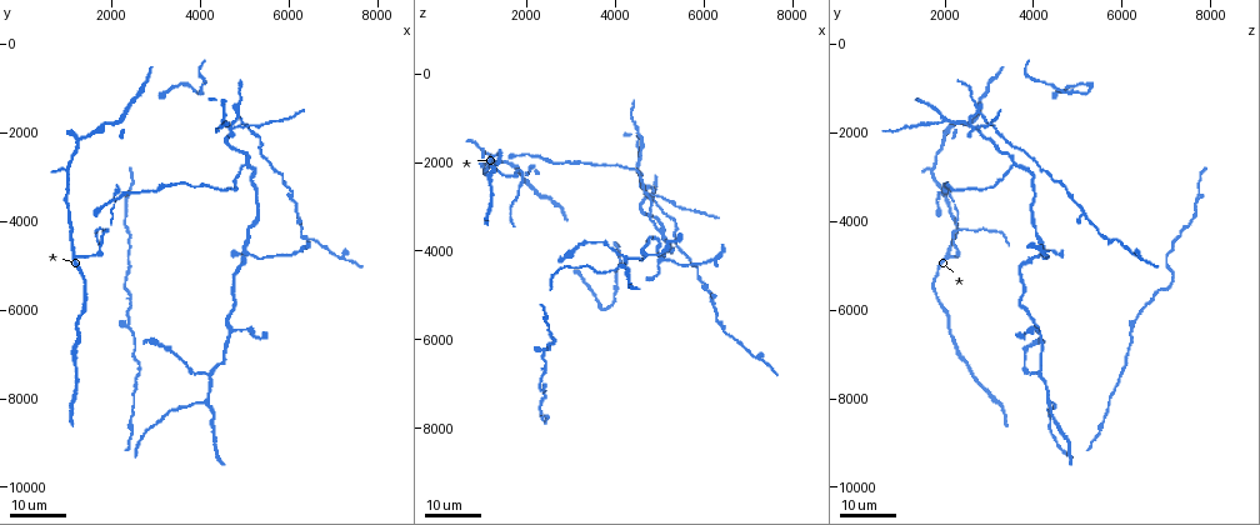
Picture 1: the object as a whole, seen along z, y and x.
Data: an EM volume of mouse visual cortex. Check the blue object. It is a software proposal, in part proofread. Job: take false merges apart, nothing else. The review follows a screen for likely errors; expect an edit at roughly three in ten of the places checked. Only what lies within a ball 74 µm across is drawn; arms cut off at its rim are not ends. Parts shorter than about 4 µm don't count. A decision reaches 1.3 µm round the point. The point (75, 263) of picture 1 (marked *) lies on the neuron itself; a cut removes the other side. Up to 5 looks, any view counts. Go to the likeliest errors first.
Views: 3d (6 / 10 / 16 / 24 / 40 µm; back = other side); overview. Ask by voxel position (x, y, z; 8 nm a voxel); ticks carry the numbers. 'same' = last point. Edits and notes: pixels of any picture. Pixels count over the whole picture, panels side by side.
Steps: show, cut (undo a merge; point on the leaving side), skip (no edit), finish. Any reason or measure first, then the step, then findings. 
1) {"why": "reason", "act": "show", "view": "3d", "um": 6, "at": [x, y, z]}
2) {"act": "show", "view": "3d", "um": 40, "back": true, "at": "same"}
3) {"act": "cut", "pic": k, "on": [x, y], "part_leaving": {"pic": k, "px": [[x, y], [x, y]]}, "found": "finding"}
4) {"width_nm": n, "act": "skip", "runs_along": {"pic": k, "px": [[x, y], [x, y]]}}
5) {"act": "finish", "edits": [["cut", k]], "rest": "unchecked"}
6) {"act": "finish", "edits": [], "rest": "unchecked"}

{"why": "four or more arms meet", "act": "show", "view": "3d", "um": 24, "at": [4850, 1500, 2800]}

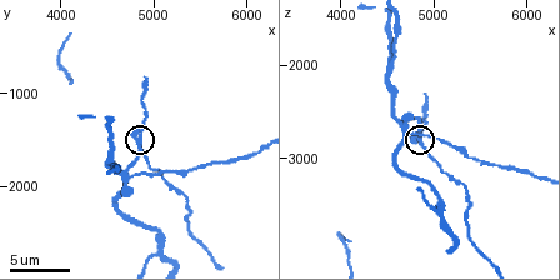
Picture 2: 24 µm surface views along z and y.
{"why": "closer look", "act": "show", "view": "3d", "um": 6, "at": "same"}

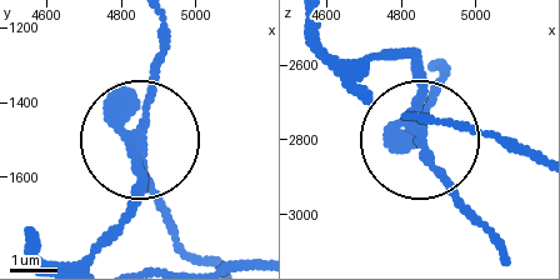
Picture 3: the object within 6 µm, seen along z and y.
{"side_arm_um": 8, "act": "cut", "pic": 3, "on": [134, 191], "part_leaving": {"pic": 3, "px": [[125, 138], [136, 183], [100, 254]]}, "found": "two neurons meet here"}

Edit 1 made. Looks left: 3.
{"why": "three arms meet", "act": "show", "view": "3d", "um": 24, "at": [1850, 4200, 2200]}

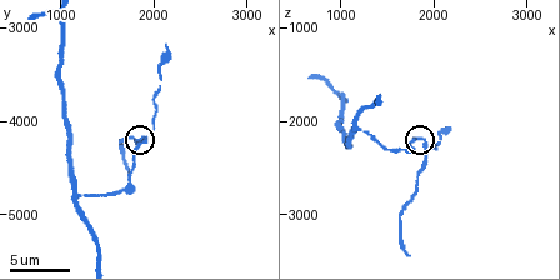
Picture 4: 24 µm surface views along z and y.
{"act": "show", "view": "3d", "um": 10, "at": [1900, 4250, 2250]}

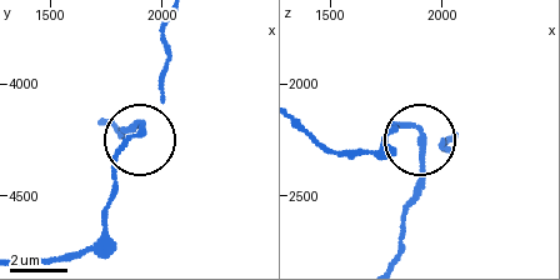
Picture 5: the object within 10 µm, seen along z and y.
{"side_arm_um": 11, "act": "cut", "pic": 5, "on": [421, 170], "part_leaving": {"pic": 5, "px": [[419, 130], [419, 193], [405, 221], [400, 258]]}, "found": "two neurons meet here"}

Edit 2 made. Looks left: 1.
{"act": "finish", "edits": [["cut", 3], ["cut", 5]], "rest": "unchecked"}

